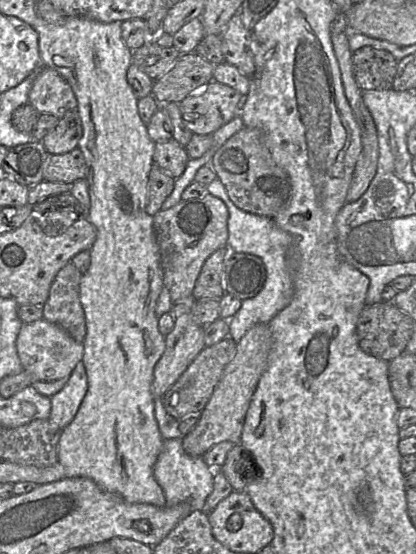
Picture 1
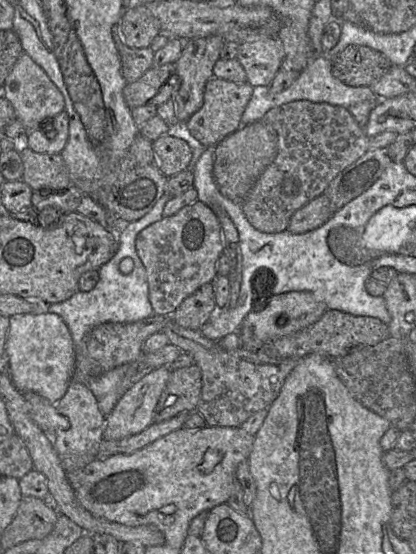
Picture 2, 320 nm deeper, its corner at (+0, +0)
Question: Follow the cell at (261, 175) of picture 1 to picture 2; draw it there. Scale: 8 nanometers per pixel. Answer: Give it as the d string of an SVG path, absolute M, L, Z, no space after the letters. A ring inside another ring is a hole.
M293 101L269 110L260 120L277 133L278 149L274 161L259 176L241 202L248 222L258 231L278 233L287 230L292 215L323 194L329 183L345 168L369 150L369 137L350 112L341 106L310 101Z

